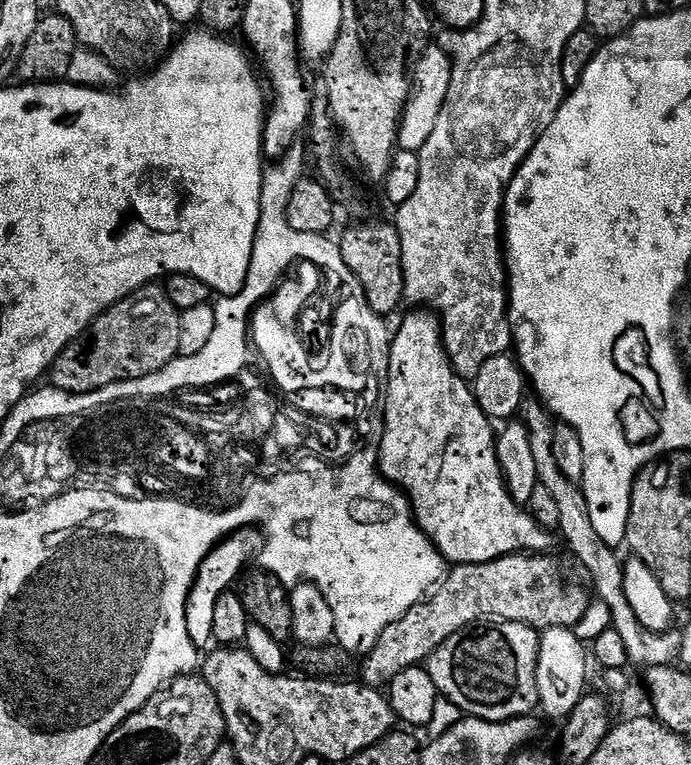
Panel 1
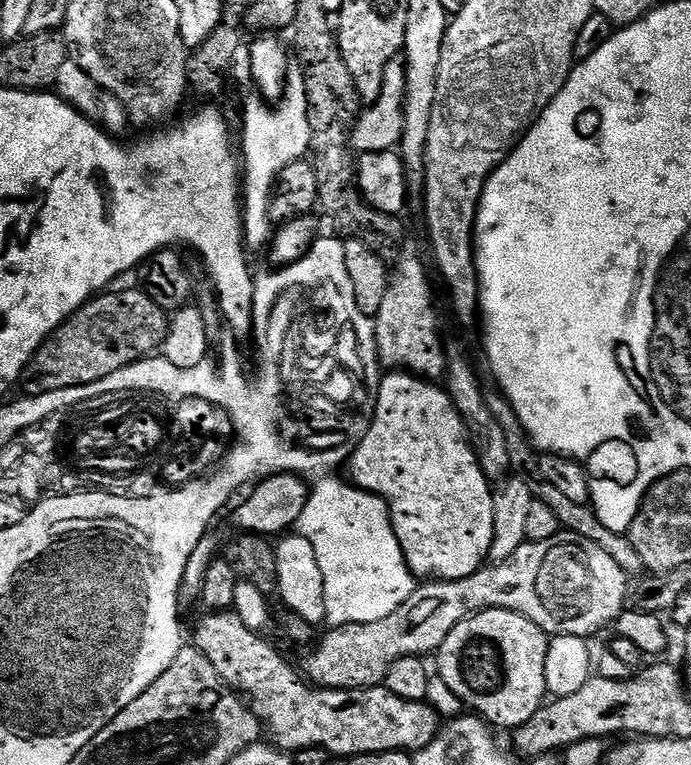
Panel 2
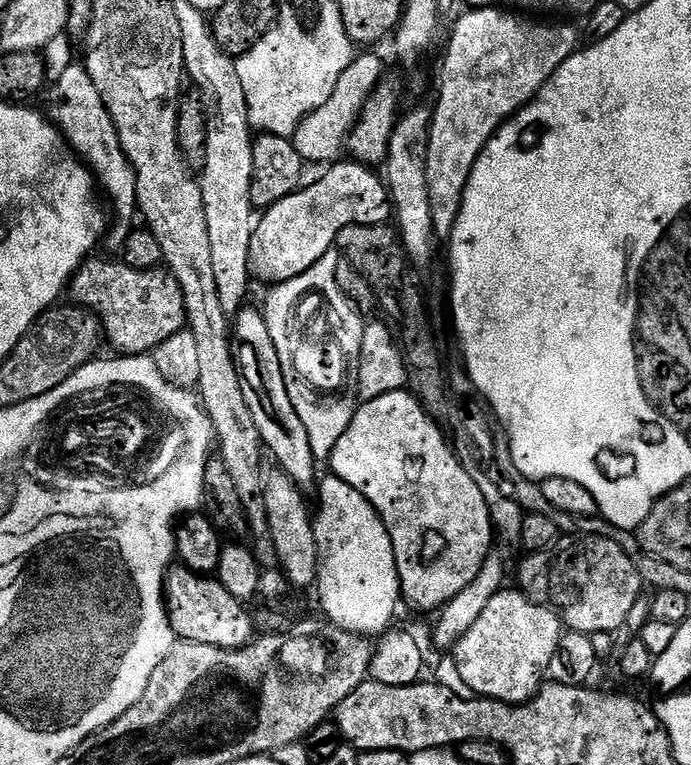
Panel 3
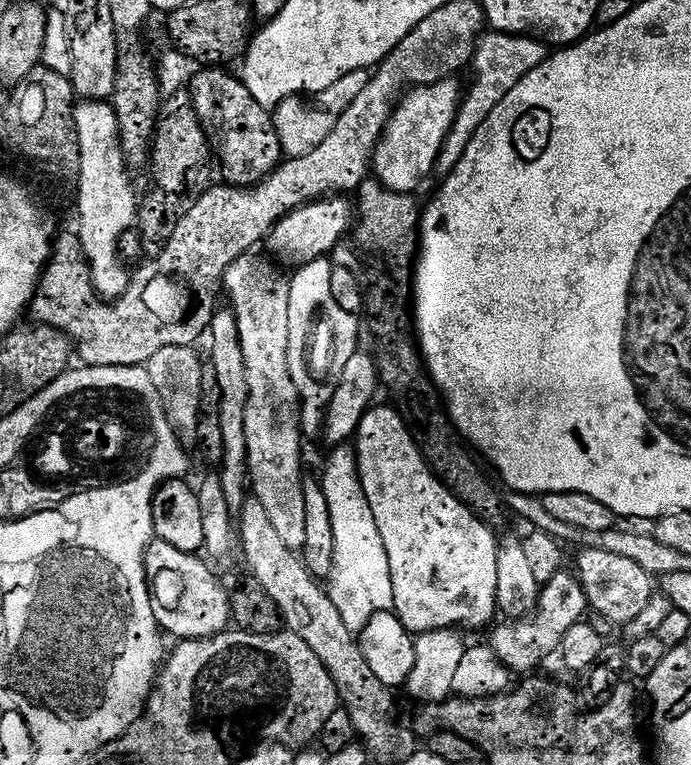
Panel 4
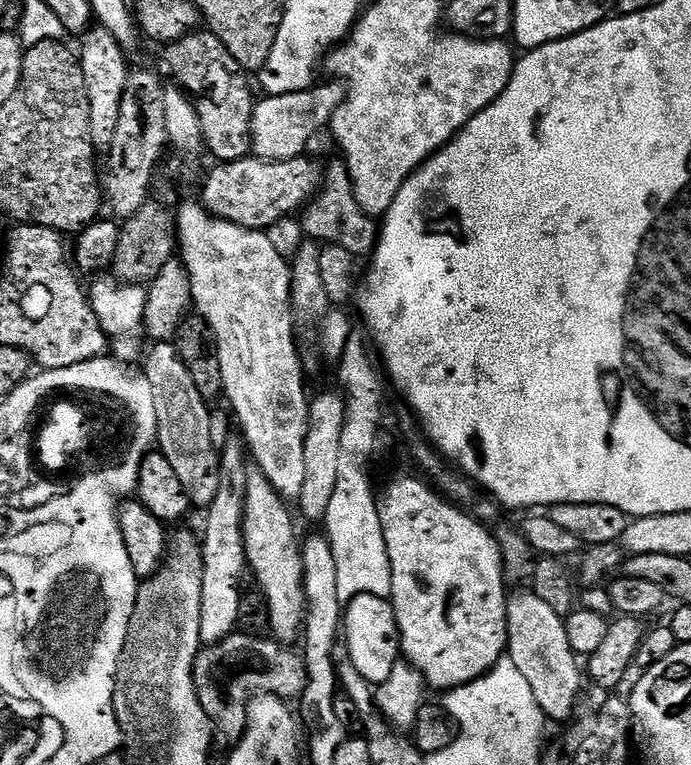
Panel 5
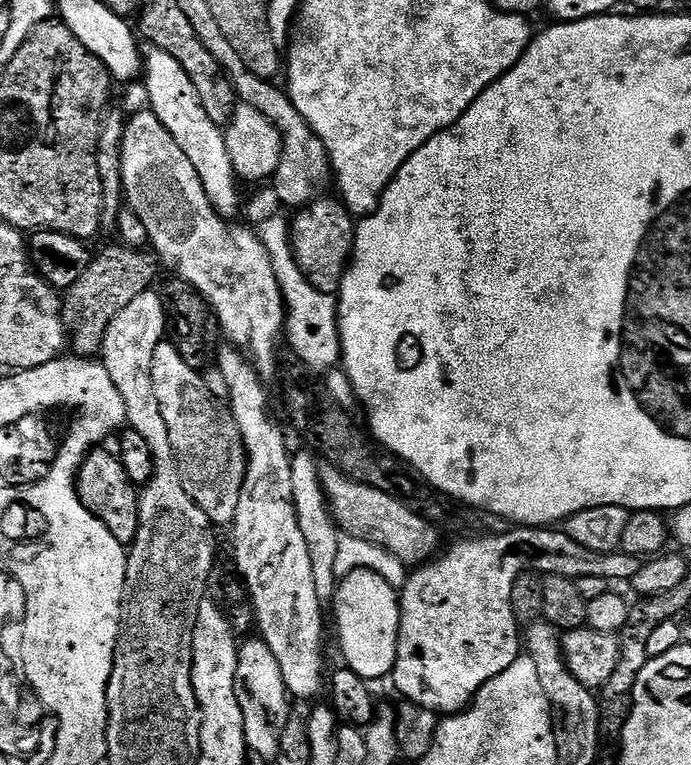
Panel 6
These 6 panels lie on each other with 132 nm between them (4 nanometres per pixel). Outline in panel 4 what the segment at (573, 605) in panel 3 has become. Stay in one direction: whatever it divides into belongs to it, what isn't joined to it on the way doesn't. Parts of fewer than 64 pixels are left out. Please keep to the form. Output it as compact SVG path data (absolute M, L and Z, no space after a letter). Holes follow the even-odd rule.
M585 548L580 552L581 556L577 558L574 571L580 578L580 584L586 590L589 609L597 616L610 618L613 626L623 626L634 622L639 612L650 602L654 595L654 578L638 562L630 562L630 558L618 558L618 554L606 554L606 550L597 548Z

